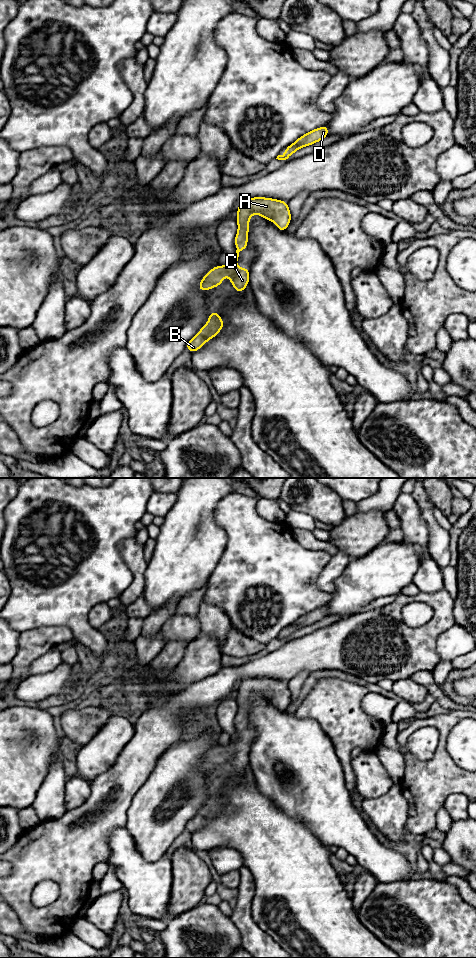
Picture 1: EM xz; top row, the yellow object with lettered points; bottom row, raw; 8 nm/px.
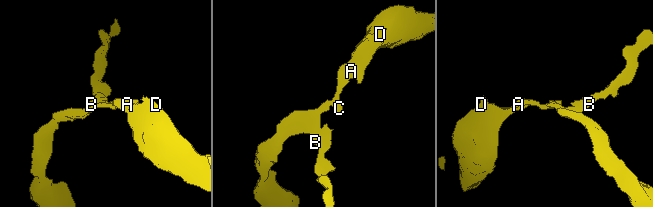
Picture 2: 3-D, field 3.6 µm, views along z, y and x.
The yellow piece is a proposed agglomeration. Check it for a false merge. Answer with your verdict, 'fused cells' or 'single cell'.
single cell

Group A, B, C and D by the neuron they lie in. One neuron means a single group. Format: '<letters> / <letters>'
A B C D

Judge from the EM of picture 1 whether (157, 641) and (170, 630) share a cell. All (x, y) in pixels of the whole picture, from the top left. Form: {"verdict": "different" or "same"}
{"verdict": "different"}

